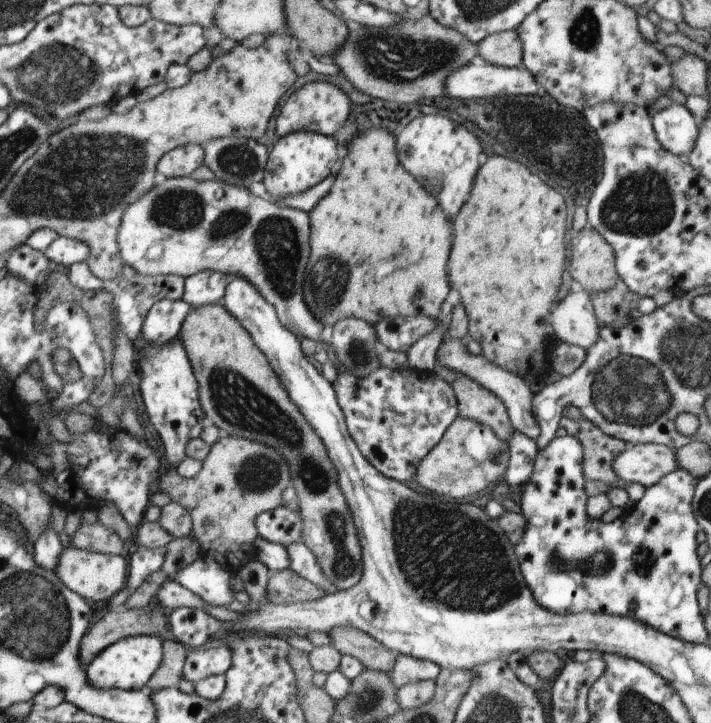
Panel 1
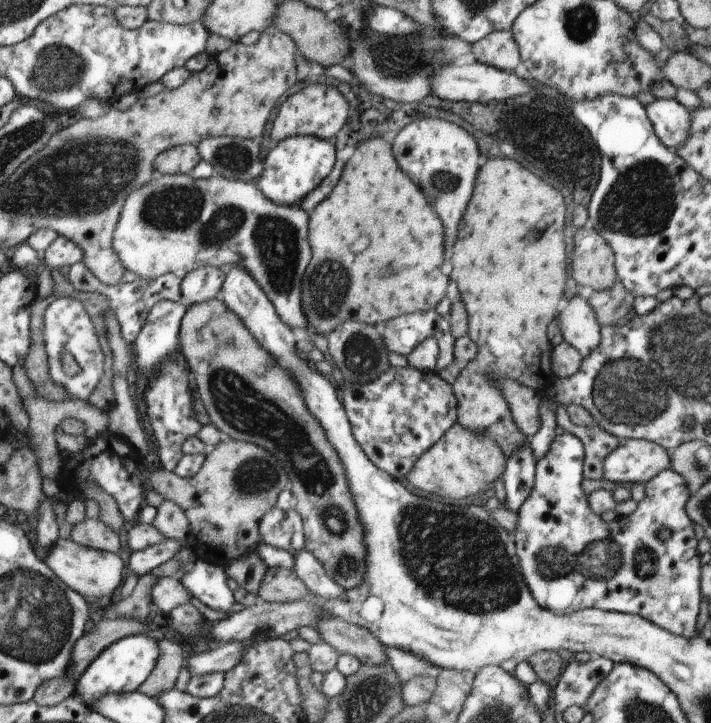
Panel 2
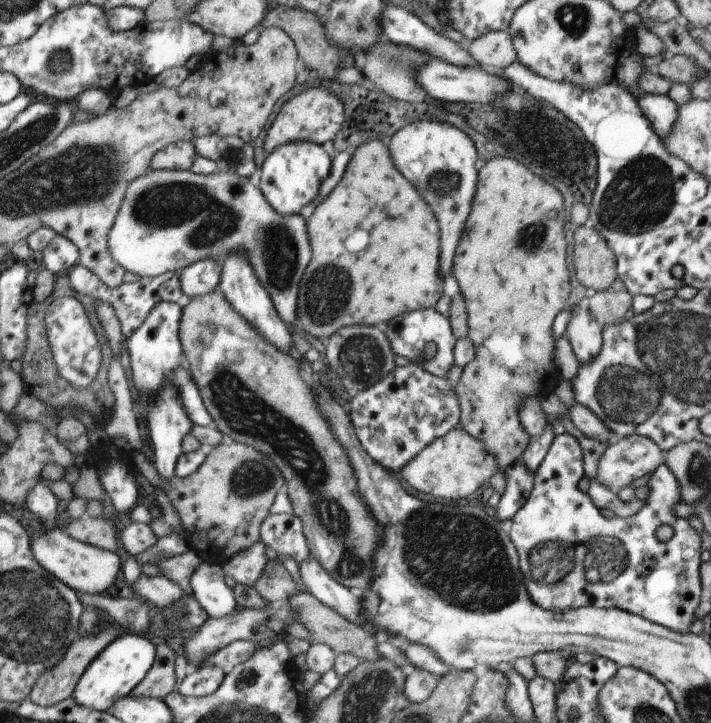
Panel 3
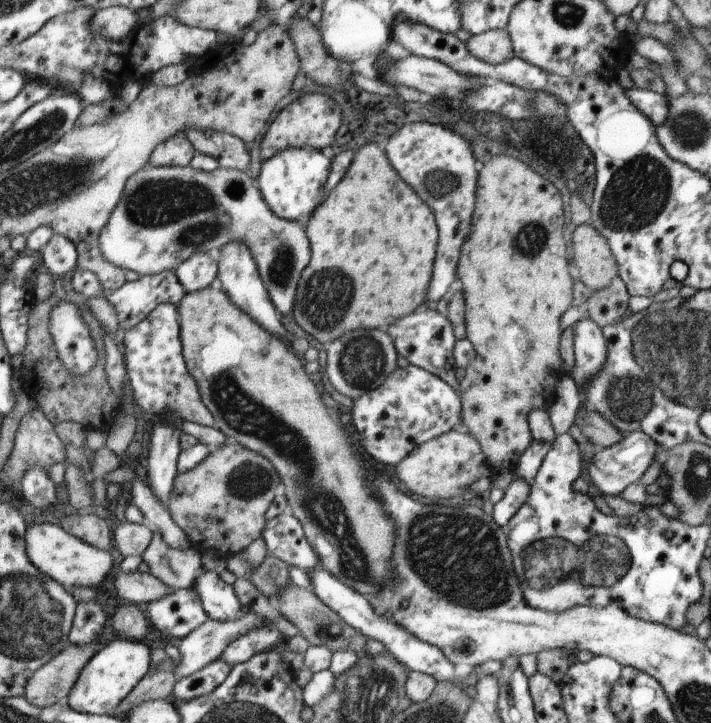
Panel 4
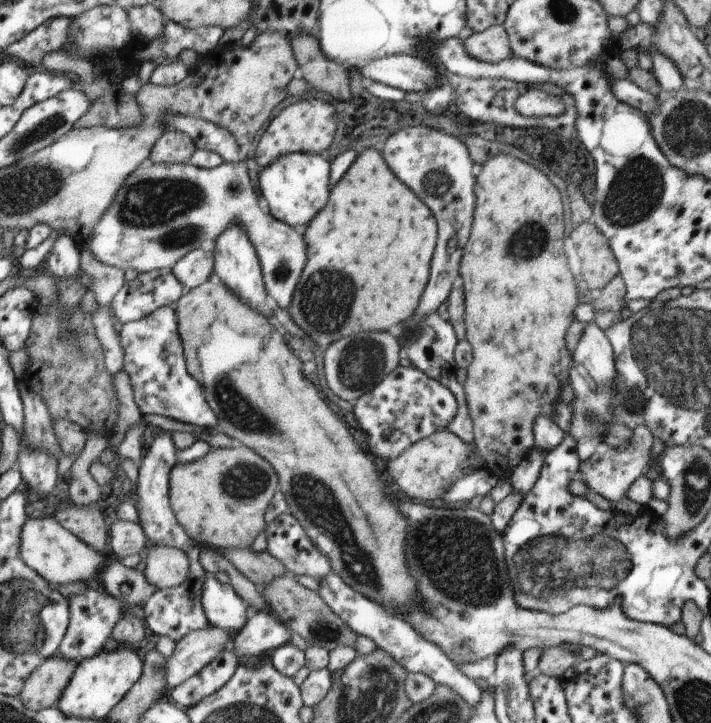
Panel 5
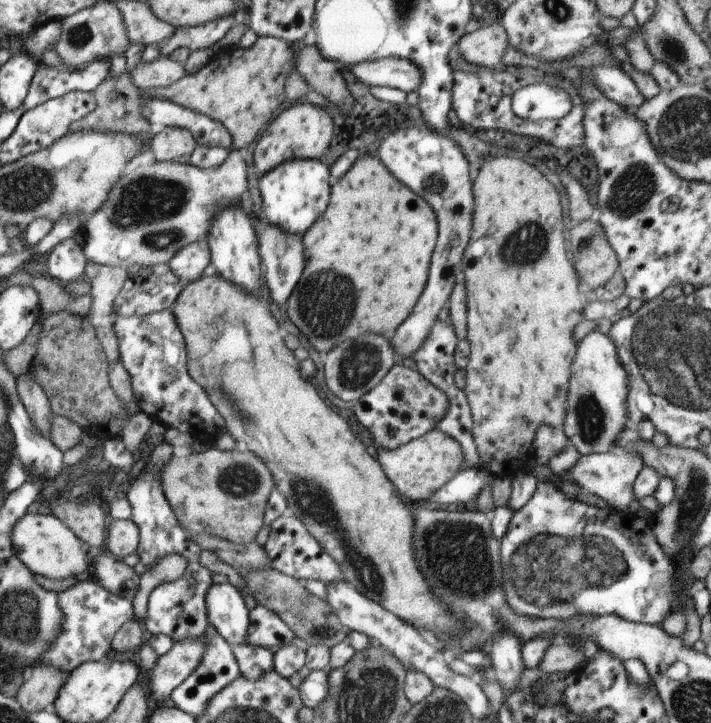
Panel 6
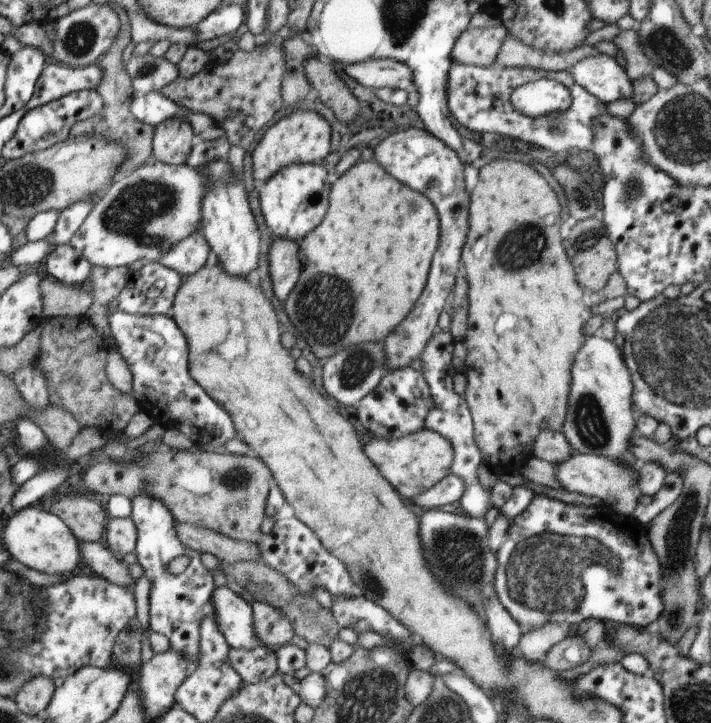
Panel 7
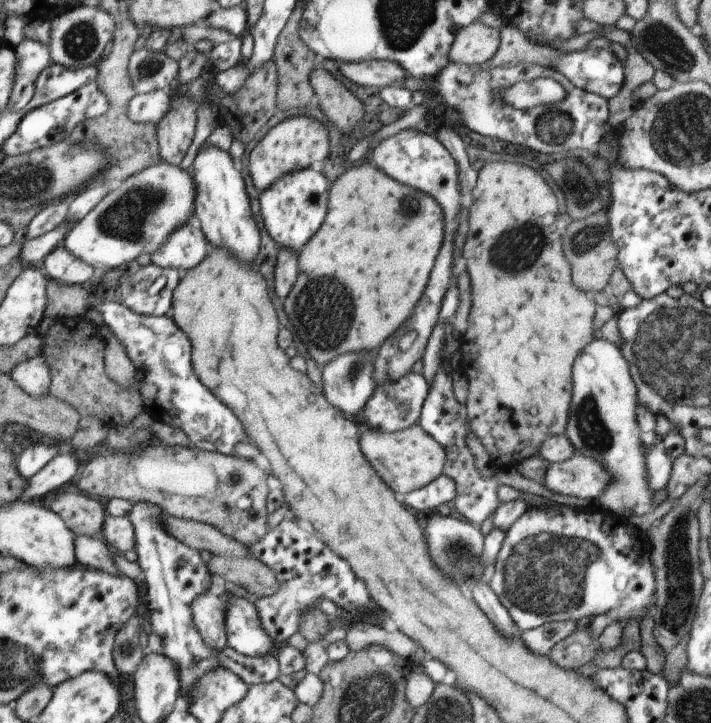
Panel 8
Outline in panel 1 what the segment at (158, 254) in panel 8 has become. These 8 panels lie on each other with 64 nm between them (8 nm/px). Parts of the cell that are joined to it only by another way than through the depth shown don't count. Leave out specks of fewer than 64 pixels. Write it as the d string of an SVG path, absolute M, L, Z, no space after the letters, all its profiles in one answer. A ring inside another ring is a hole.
M211 270L202 271L200 274L185 278L183 299L192 308L222 303L228 282L230 282L228 274L220 274Z

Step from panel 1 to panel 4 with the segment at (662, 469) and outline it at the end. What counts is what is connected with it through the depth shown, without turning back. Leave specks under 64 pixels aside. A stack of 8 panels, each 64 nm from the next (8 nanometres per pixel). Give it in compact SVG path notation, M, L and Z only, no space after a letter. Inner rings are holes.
M633 432L624 435L622 441L613 446L604 447L594 460L585 468L584 477L598 488L600 494L605 497L618 496L623 494L628 486L636 481L640 481L642 475L651 466L656 457L657 443L645 432Z

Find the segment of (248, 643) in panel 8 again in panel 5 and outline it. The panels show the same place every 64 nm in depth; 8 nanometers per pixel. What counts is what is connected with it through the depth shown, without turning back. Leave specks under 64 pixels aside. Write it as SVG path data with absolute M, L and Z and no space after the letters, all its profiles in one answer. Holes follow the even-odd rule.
M207 575L202 584L201 604L211 626L239 633L247 624L247 601L233 585L217 581L214 575Z

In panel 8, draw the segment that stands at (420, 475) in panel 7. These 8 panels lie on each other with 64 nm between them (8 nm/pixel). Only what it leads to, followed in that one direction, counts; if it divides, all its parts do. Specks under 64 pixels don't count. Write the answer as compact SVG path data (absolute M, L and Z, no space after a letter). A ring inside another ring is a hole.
M420 424L397 432L385 432L363 426L360 438L364 457L384 482L399 494L408 494L426 487L443 475L448 453Z

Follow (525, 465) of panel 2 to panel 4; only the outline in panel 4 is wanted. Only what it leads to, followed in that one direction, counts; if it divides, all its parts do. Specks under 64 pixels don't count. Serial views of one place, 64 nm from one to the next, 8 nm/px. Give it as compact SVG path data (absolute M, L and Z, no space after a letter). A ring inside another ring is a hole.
M516 476L505 490L502 500L493 506L492 516L496 524L506 528L507 522L522 508L530 494L531 485Z

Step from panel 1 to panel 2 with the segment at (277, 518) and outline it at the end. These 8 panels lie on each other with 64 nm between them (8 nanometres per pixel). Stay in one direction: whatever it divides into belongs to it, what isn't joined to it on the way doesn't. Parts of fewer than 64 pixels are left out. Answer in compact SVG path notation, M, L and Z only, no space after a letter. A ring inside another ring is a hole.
M276 507L268 511L259 523L259 536L262 542L290 553L305 548L303 520L296 509L282 510Z

